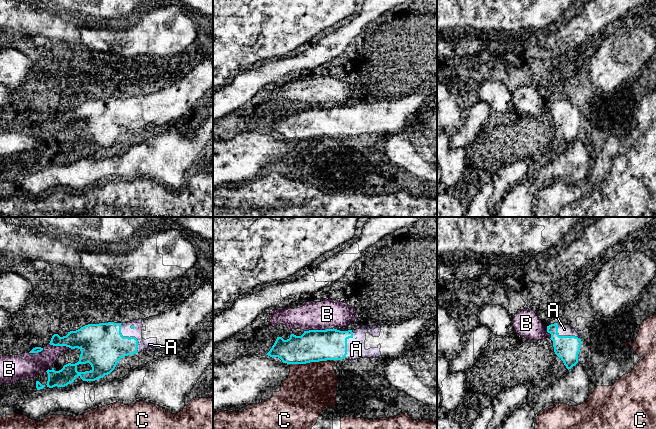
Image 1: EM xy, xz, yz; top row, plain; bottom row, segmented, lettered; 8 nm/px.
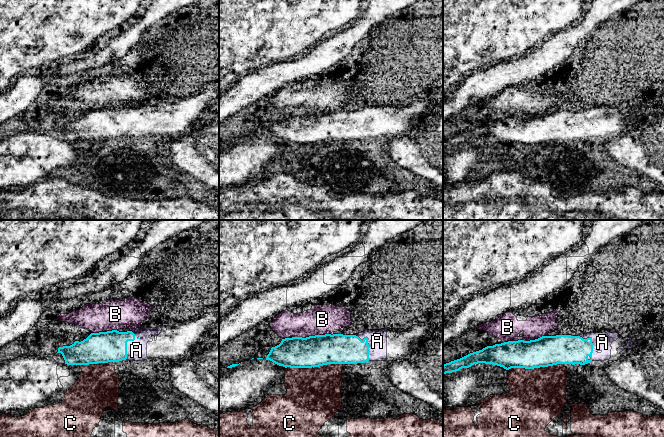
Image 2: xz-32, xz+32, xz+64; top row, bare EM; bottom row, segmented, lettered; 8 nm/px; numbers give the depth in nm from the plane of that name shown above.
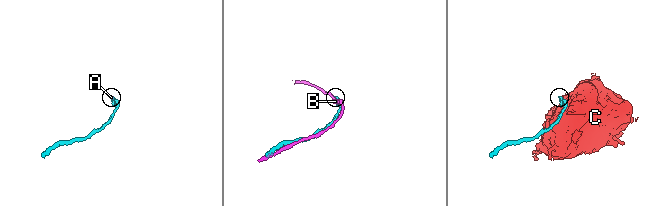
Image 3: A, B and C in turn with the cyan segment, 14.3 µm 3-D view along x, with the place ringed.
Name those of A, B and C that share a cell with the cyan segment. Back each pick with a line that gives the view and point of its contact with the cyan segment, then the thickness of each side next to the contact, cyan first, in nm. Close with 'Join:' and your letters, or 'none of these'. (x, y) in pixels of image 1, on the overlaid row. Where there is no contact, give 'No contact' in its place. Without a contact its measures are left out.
A: Touches cyan at xy (130, 337). Thickness 360 nm (cyan) against 100 nm
Join: A

